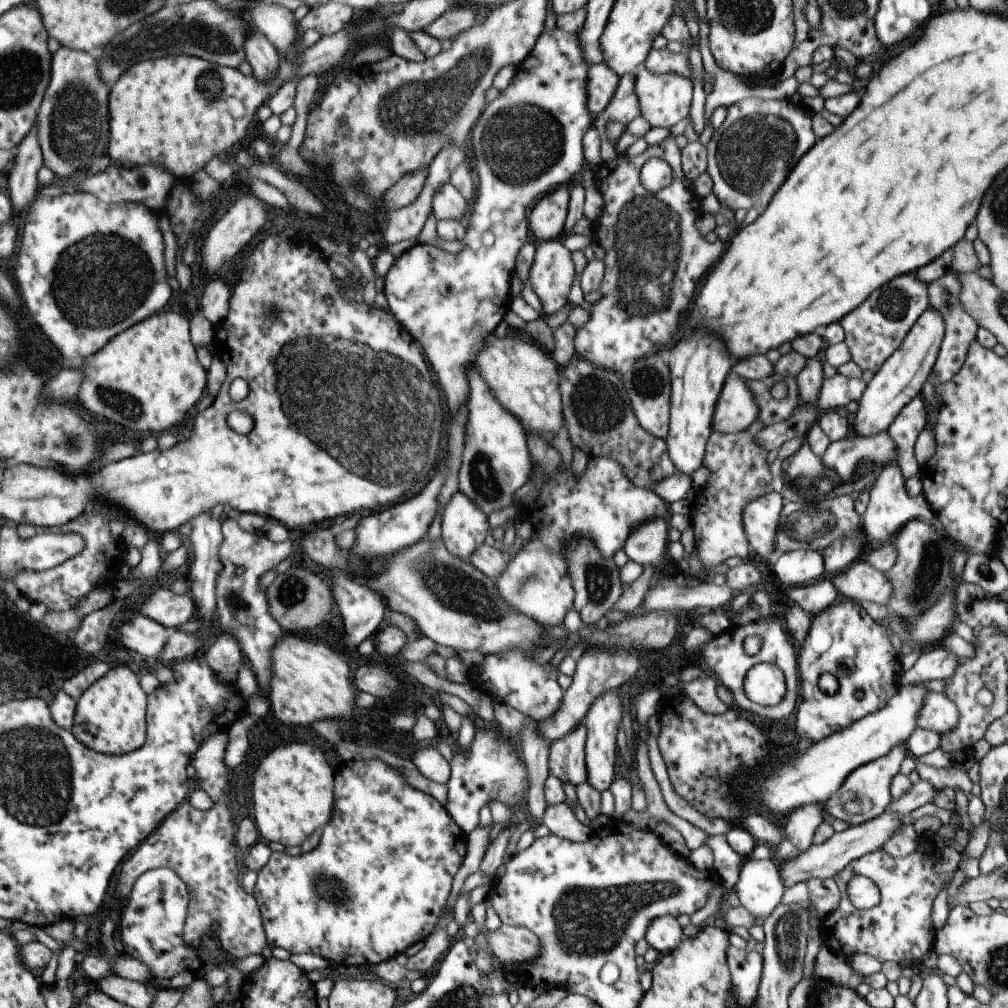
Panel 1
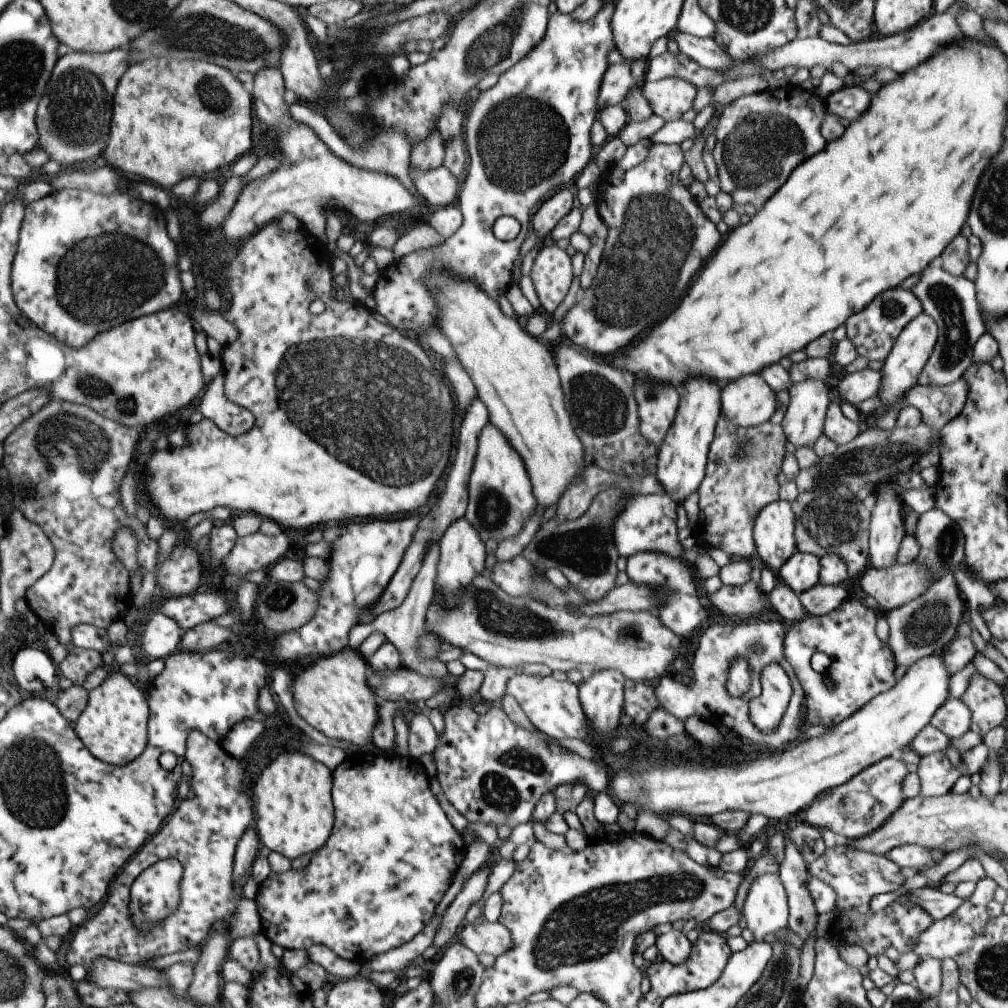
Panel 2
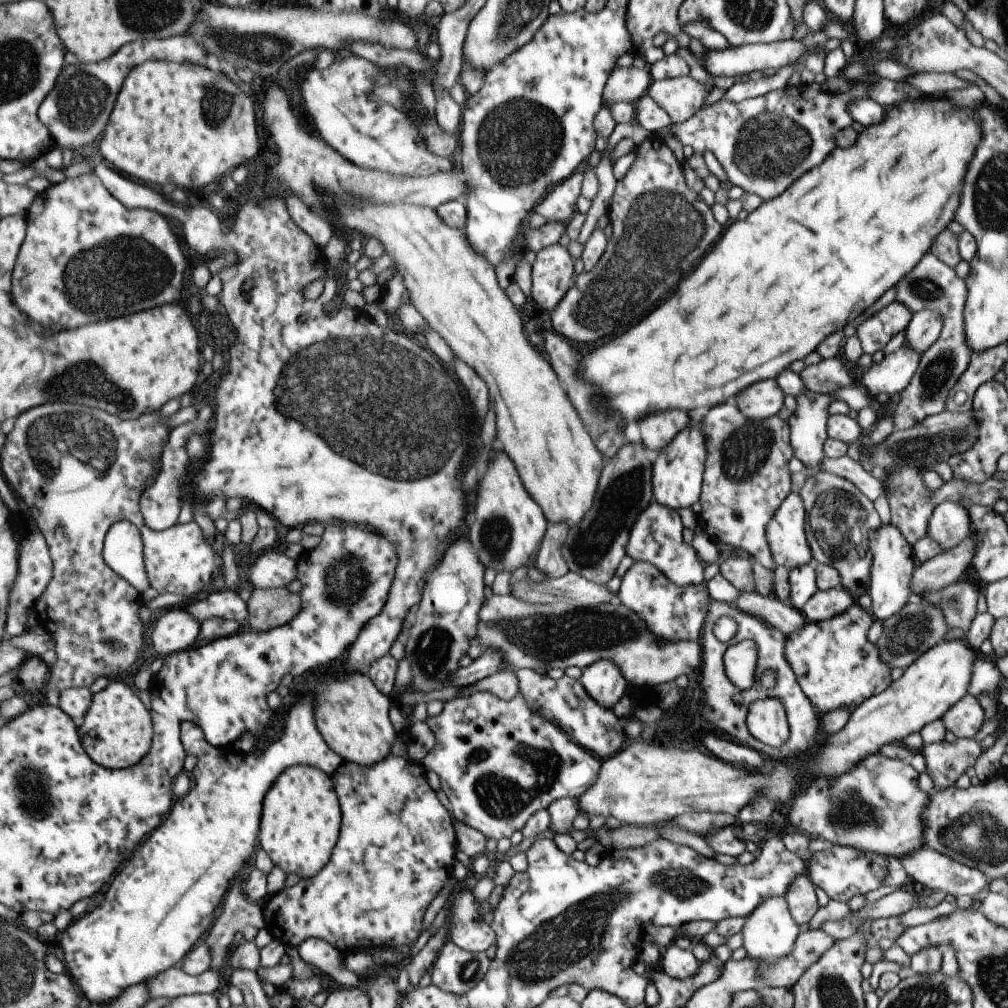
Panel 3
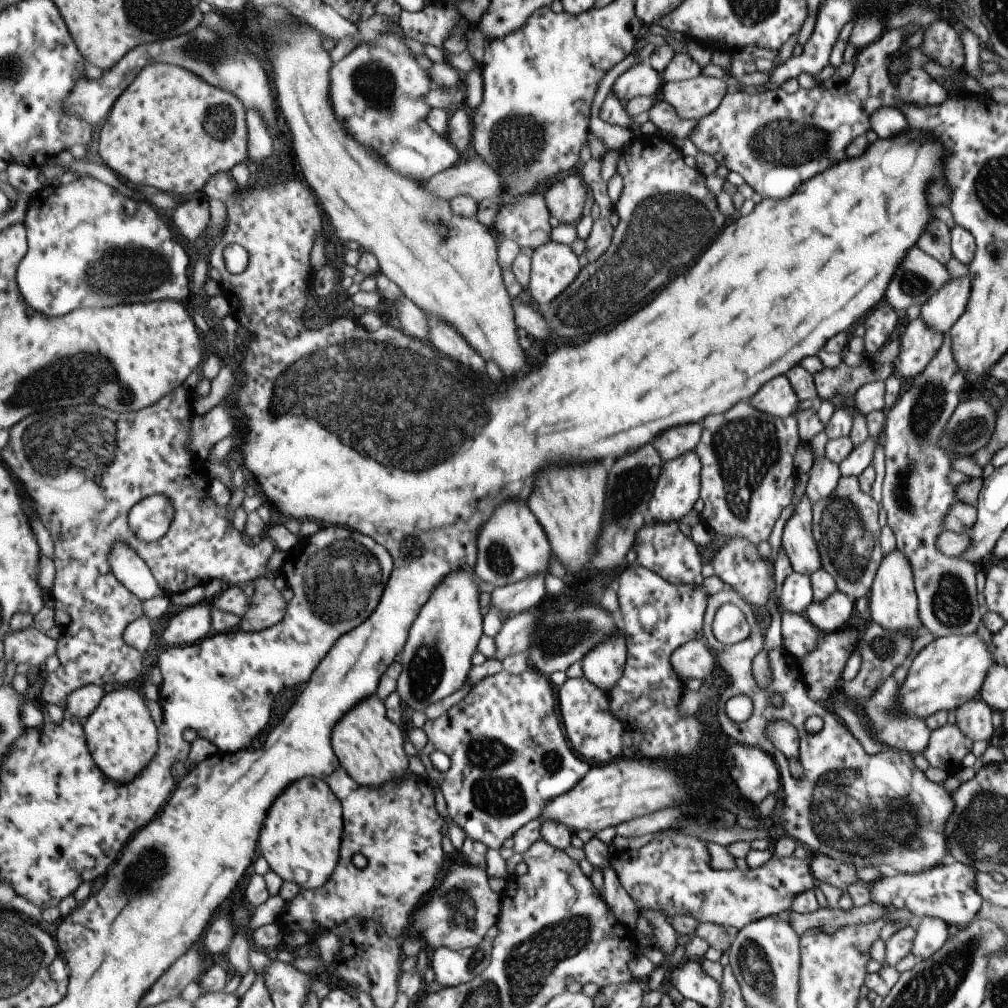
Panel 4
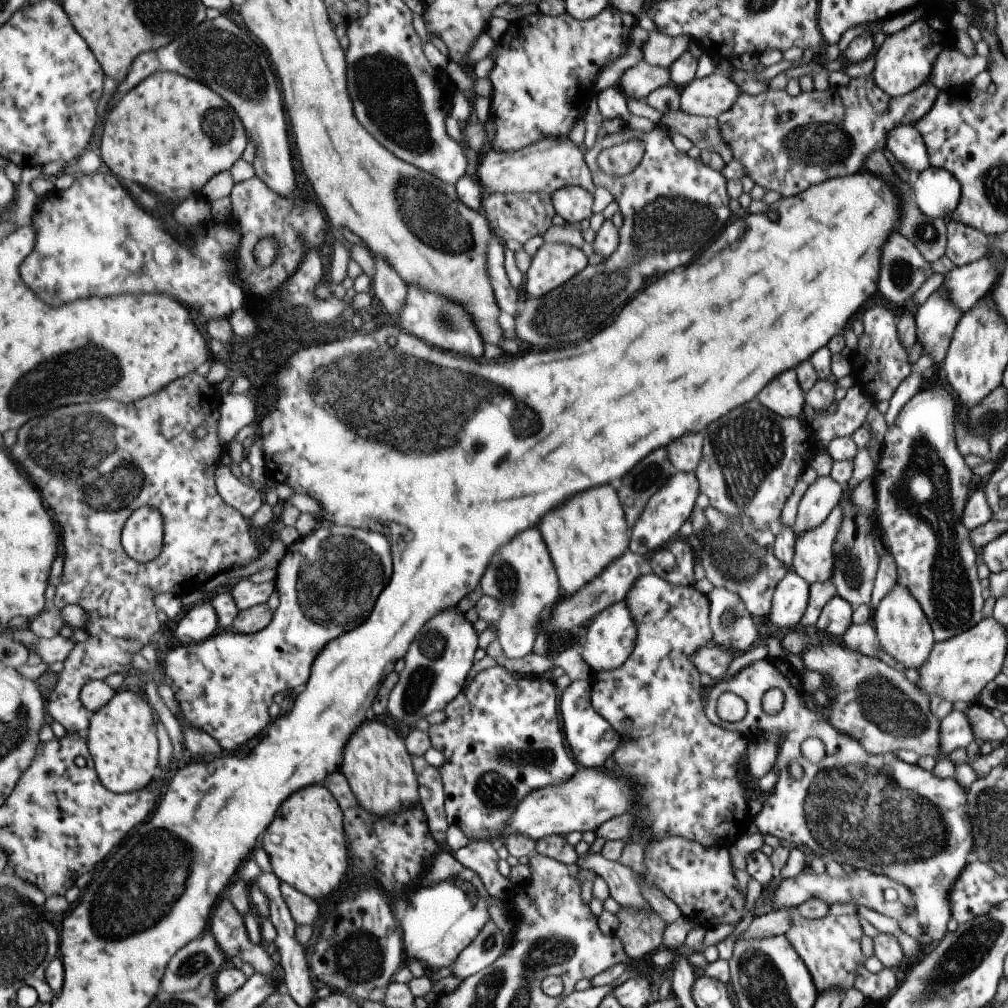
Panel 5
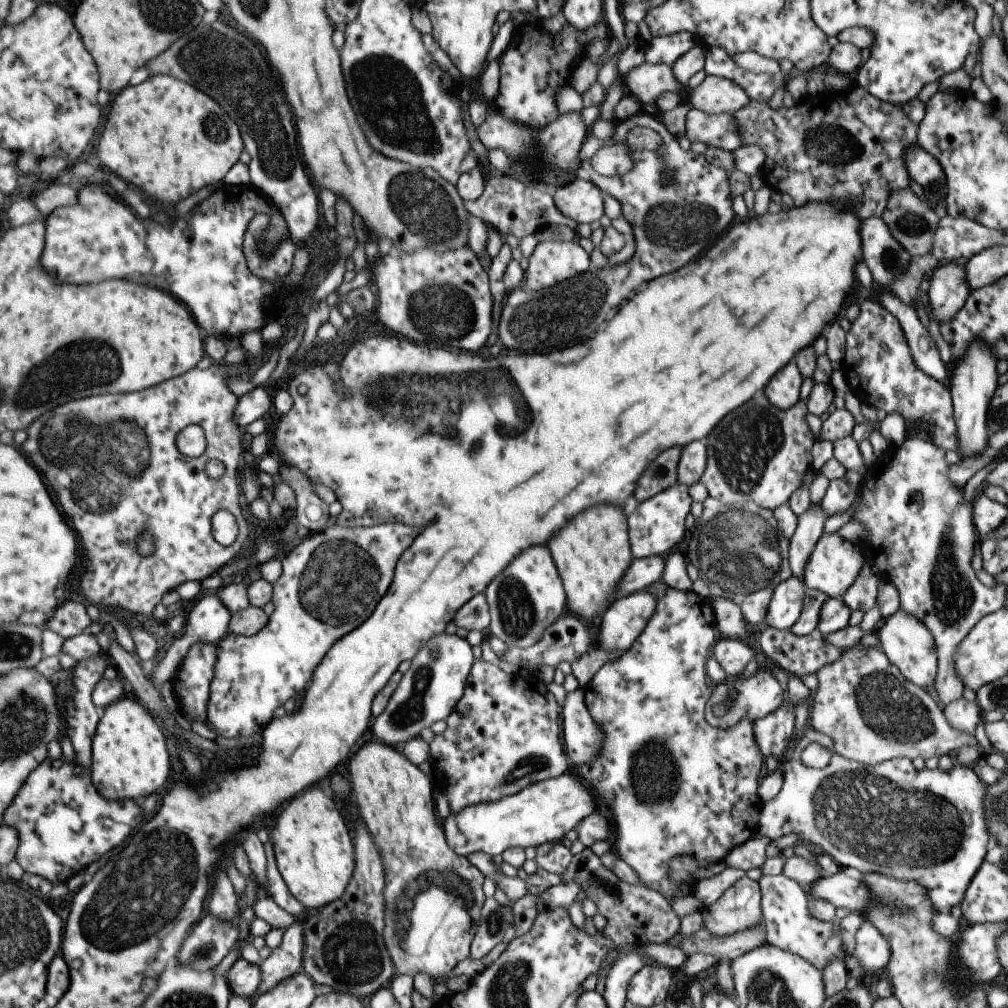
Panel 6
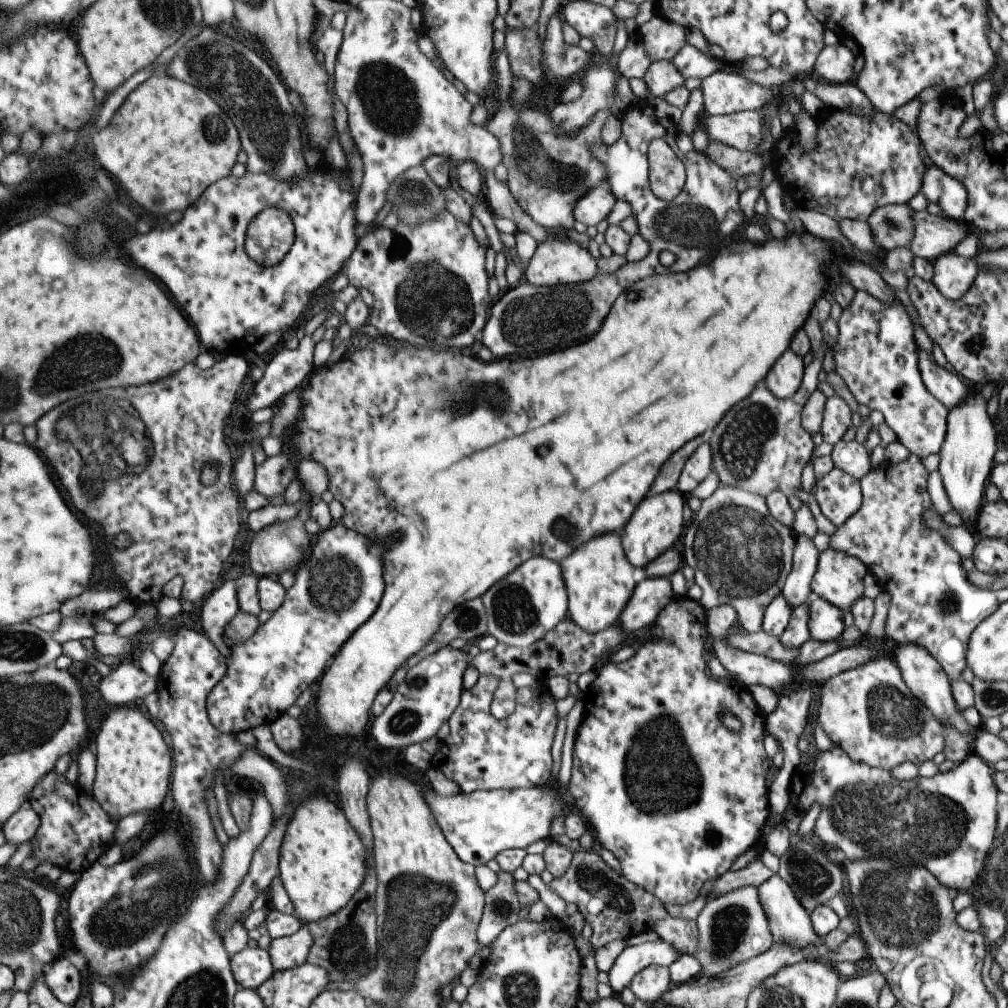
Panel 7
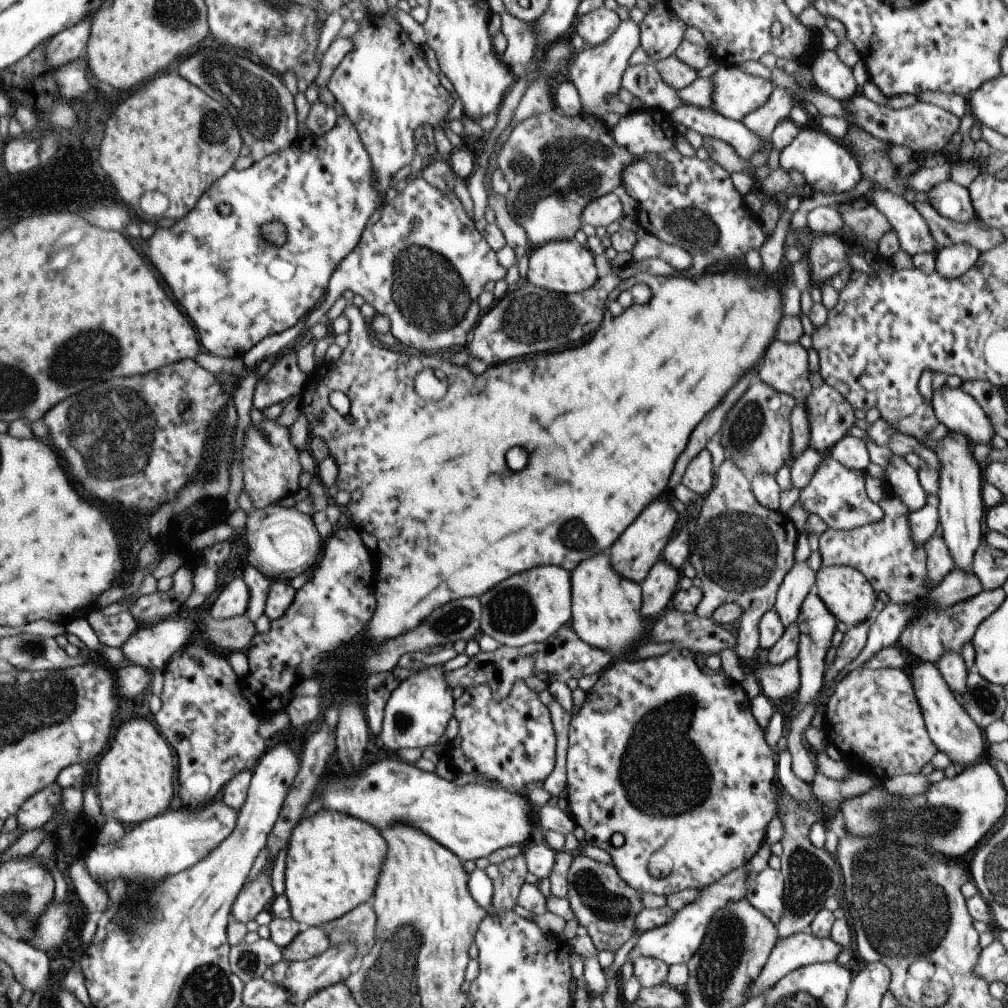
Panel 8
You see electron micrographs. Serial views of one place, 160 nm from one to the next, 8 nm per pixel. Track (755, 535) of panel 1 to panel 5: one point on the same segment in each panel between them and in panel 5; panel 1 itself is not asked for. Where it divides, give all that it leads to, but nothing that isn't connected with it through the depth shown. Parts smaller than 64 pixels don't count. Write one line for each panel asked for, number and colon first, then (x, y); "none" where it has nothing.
2: (773, 527)
3: (785, 533)
4: (797, 542)
5: (813, 557)

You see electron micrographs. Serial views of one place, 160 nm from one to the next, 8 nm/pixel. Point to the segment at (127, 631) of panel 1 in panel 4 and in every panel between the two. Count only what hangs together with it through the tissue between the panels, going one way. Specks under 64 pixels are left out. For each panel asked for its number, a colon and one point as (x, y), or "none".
2: (162, 636)
3: (176, 630)
4: (193, 625)

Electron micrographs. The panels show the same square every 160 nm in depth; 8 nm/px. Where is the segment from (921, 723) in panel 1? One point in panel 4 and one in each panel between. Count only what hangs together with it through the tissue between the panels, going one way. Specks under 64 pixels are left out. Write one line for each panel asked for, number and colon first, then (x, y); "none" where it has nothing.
2: (953, 719)
3: (964, 719)
4: (973, 718)

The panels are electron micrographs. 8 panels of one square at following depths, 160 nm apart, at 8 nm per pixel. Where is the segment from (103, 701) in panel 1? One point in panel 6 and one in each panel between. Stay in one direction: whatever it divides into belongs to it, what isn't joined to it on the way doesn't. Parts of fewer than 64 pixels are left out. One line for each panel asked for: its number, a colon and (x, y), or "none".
2: (114, 727)
3: (117, 732)
4: (122, 736)
5: (122, 739)
6: (130, 758)

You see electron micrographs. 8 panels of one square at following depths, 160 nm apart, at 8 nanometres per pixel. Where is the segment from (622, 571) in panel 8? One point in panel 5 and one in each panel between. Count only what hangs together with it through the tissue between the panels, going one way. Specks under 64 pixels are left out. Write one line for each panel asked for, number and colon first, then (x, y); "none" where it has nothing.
5: (668, 508)
6: (655, 526)
7: (654, 526)

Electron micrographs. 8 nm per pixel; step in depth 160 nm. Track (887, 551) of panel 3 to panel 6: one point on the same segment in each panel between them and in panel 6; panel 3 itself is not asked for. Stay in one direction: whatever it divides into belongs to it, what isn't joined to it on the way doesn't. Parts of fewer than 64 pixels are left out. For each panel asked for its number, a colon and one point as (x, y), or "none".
4: (892, 603)
5: (903, 632)
6: (903, 638)

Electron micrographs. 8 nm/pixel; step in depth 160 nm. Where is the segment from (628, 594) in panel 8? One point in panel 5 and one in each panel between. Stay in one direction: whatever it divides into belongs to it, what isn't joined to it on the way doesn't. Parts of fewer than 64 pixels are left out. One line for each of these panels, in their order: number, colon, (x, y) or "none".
5: (583, 535)
6: (590, 552)
7: (599, 579)

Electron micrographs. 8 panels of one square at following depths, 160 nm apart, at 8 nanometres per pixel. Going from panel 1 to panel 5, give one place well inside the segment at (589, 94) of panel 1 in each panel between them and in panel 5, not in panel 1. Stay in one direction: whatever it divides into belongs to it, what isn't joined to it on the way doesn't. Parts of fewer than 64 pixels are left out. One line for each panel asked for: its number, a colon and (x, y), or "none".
2: (616, 81)
3: (625, 84)
4: (640, 80)
5: (637, 82)

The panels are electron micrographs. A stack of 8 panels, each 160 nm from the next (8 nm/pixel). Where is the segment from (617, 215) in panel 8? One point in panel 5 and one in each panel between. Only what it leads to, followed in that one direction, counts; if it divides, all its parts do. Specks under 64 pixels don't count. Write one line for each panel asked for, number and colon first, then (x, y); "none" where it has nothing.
5: (573, 204)
6: (580, 200)
7: (594, 206)

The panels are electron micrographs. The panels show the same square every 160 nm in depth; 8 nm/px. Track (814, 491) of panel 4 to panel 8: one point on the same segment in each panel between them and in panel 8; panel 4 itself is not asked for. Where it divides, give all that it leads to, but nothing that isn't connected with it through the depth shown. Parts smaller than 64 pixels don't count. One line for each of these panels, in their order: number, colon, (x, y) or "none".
5: (821, 497)
6: (809, 524)
7: (796, 589)
8: (795, 585)

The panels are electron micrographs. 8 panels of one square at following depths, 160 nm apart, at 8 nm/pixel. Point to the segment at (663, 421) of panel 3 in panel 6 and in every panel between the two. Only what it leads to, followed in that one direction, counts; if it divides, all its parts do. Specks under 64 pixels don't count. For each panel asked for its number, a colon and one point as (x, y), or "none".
4: (672, 443)
5: (684, 453)
6: (691, 463)

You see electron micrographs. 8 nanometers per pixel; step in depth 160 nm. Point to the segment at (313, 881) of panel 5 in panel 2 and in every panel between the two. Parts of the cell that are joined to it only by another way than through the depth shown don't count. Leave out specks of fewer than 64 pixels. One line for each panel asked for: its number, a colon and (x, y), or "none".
2: (295, 794)
3: (302, 822)
4: (301, 842)

